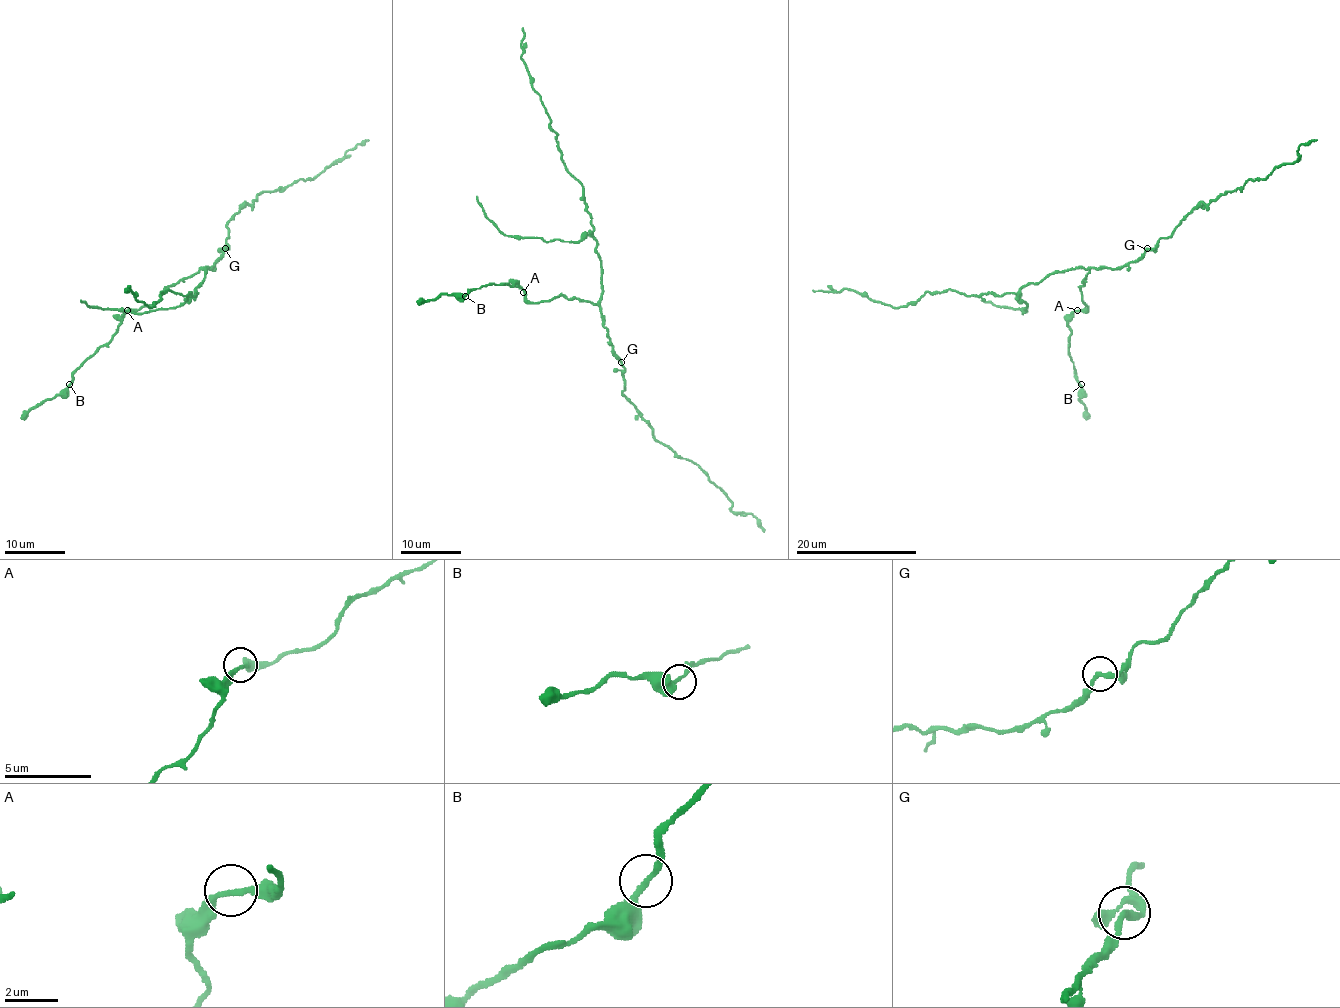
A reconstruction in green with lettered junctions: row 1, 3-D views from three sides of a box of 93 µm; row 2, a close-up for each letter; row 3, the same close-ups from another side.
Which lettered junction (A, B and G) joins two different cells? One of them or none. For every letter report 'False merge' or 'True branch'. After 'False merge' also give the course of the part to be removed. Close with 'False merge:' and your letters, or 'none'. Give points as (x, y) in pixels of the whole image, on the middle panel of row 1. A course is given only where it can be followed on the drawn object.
A: True branch
B: True branch
G: True branch
False merge: none

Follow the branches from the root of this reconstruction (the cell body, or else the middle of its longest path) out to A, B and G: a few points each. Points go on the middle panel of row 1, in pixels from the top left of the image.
A: (601, 316), (597, 305), (580, 299), (555, 296), (549, 301), (529, 302), (523, 292)
B: (601, 316), (597, 305), (580, 299), (555, 296), (529, 302), (515, 283), (485, 284), (465, 296)
G: (601, 316), (612, 352), (621, 363)

